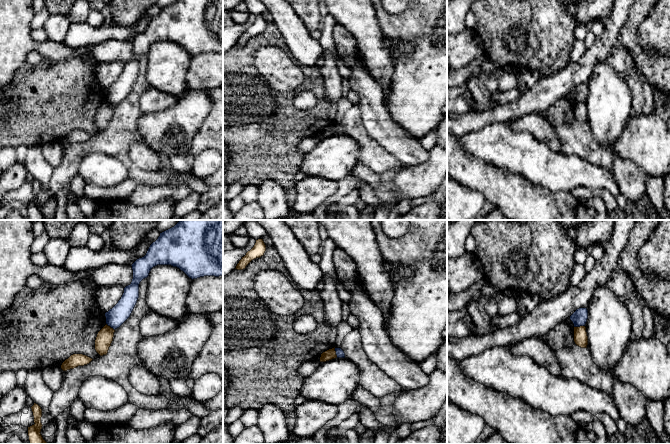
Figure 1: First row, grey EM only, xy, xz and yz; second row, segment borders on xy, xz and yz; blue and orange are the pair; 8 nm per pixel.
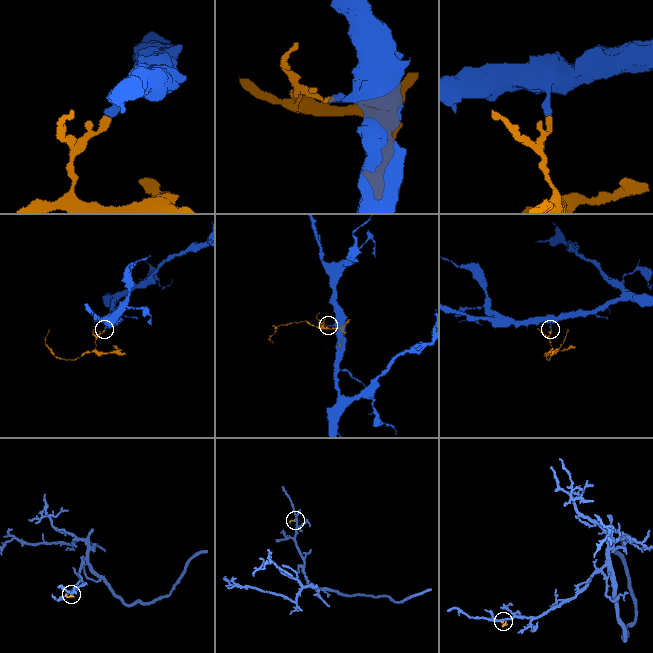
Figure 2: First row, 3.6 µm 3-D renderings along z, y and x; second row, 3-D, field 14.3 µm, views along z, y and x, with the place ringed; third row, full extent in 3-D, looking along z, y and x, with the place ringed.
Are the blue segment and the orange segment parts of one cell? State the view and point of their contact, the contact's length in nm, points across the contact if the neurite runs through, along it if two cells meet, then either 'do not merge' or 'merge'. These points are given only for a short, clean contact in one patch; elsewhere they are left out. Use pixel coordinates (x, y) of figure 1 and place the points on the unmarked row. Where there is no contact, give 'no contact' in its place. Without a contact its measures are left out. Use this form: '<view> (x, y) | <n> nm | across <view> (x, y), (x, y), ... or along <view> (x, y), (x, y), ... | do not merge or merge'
yz (579, 102) | 90 nm | along yz (584, 101), (574, 103) | do not merge

